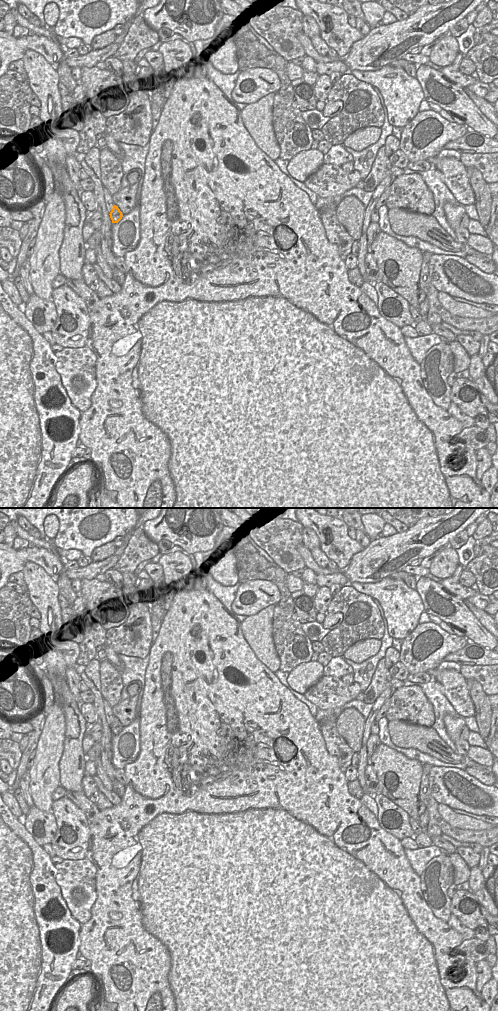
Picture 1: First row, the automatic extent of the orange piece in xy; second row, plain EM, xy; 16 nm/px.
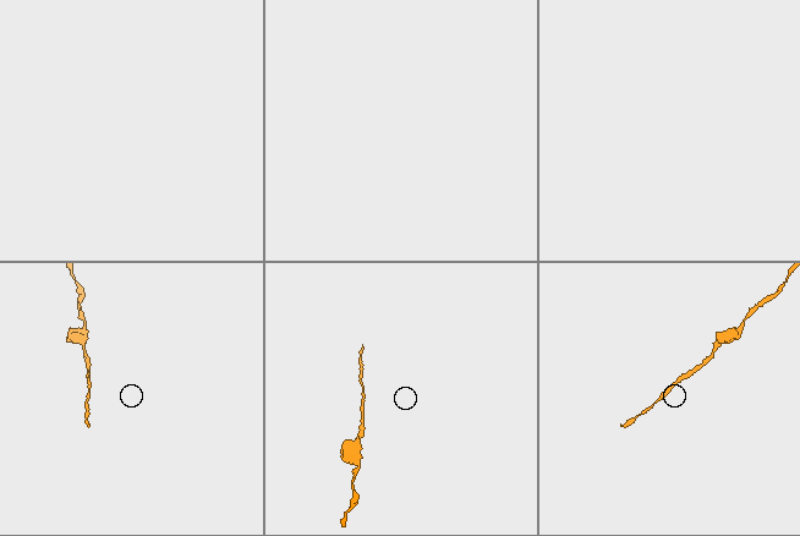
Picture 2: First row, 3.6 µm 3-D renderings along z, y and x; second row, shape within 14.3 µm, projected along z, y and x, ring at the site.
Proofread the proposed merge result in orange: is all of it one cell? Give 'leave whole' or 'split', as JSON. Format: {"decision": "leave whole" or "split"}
{"decision": "split"}

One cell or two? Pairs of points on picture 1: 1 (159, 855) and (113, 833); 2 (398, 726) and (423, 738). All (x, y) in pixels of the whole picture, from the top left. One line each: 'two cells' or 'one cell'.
1: one cell
2: one cell

